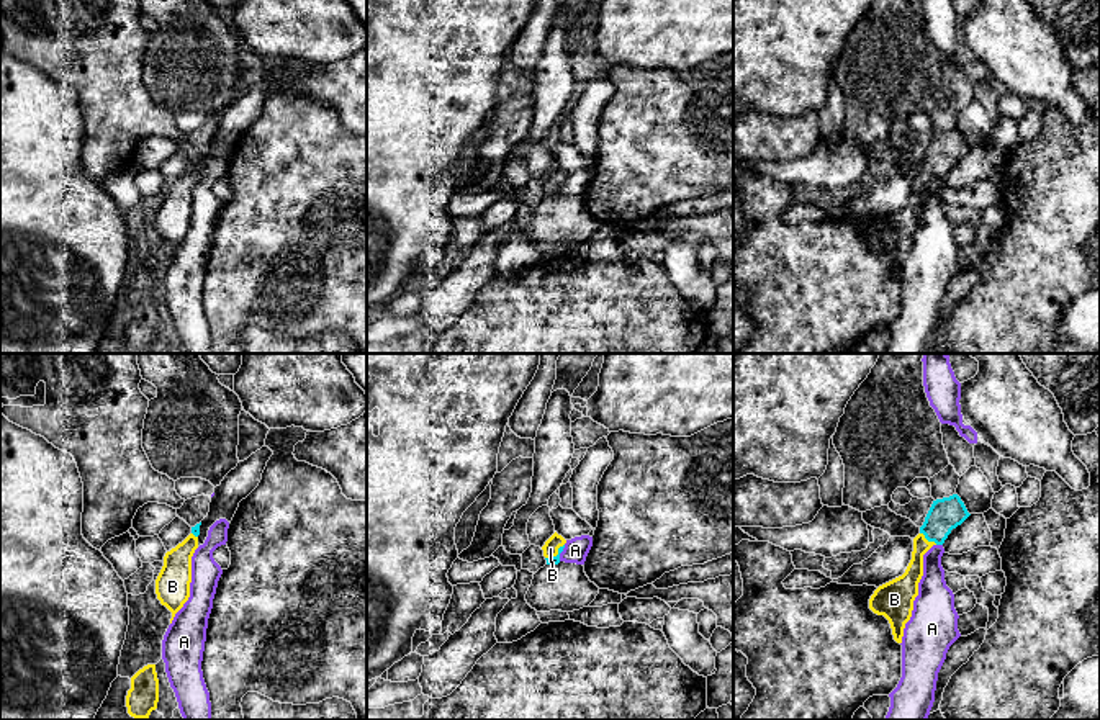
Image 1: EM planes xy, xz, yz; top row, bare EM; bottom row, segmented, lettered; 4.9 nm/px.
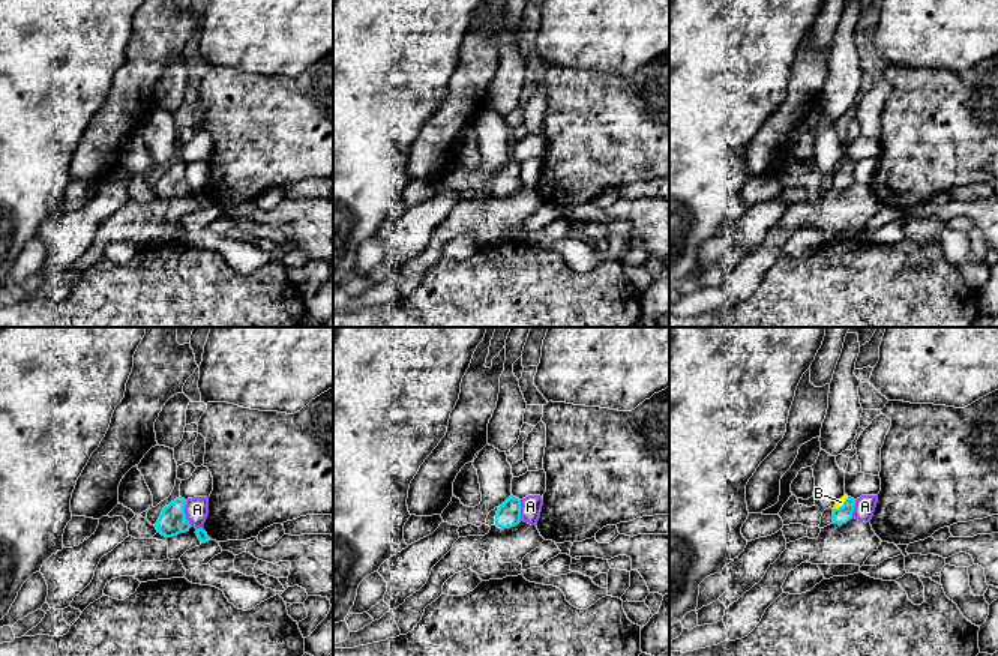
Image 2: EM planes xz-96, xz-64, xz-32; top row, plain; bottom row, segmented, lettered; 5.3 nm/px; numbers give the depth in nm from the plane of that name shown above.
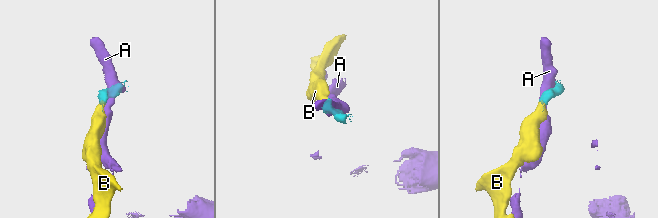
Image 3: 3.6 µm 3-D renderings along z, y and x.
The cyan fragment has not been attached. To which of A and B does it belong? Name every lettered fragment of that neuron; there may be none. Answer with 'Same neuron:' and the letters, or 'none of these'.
Same neuron: B

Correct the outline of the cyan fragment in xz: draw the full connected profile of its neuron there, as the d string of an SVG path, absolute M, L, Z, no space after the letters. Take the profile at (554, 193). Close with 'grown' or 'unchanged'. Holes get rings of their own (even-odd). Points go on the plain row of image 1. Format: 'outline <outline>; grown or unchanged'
outline M557 165L545 175L542 183L543 183L547 198L560 196L560 187L563 185L565 177L566 177L566 173L561 169L558 169Z; grown

